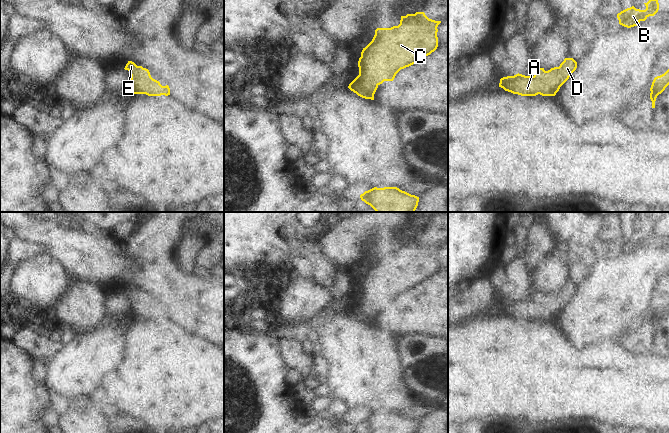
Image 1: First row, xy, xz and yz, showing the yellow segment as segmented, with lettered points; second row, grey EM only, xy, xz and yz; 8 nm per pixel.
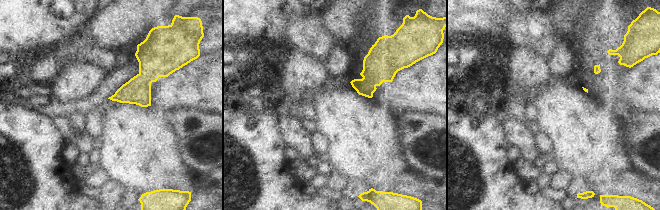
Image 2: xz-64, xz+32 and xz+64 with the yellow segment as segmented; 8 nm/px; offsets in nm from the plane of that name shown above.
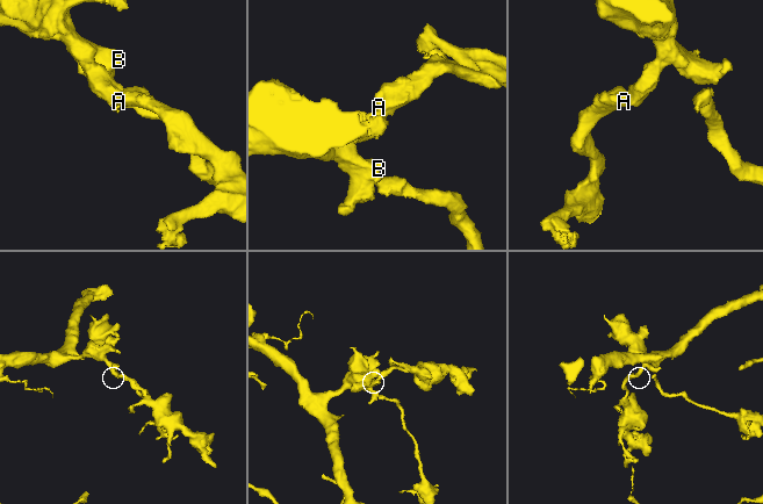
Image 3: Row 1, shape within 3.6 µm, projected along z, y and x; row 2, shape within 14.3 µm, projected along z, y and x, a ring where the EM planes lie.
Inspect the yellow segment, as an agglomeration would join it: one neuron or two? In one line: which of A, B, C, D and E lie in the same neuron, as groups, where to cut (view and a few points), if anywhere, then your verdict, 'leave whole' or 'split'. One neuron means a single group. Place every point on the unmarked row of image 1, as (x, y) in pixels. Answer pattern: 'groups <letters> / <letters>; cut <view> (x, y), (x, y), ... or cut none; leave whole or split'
groups A B C D E; cut none; leave whole

